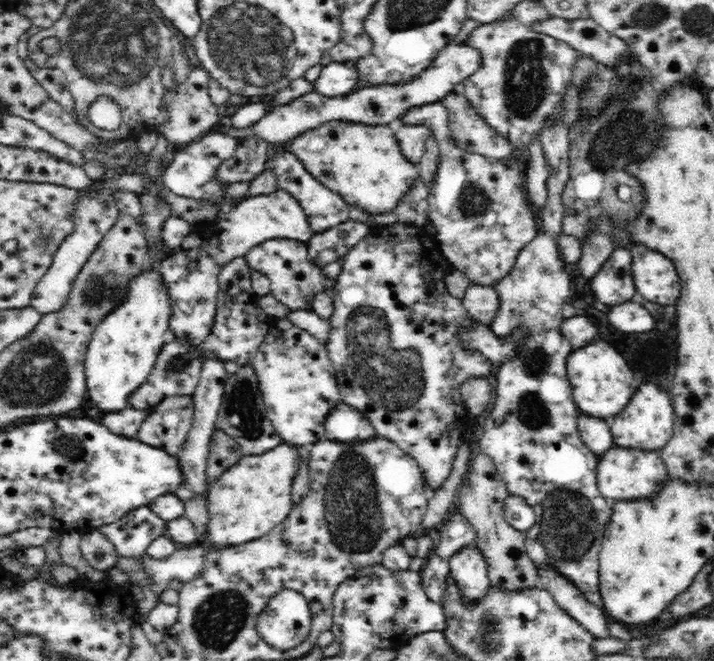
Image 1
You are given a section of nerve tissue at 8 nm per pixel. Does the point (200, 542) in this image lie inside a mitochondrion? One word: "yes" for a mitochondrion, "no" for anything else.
no

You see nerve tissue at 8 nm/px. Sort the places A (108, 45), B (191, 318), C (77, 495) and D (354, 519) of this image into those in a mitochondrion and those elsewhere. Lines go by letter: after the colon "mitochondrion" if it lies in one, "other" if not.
A: mitochondrion
B: other
C: other
D: mitochondrion

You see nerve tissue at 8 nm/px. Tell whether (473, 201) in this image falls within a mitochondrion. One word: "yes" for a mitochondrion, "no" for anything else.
yes

